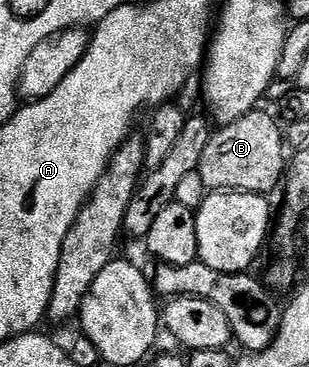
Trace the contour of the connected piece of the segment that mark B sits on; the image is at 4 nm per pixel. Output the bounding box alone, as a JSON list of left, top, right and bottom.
[197,110,287,196]

